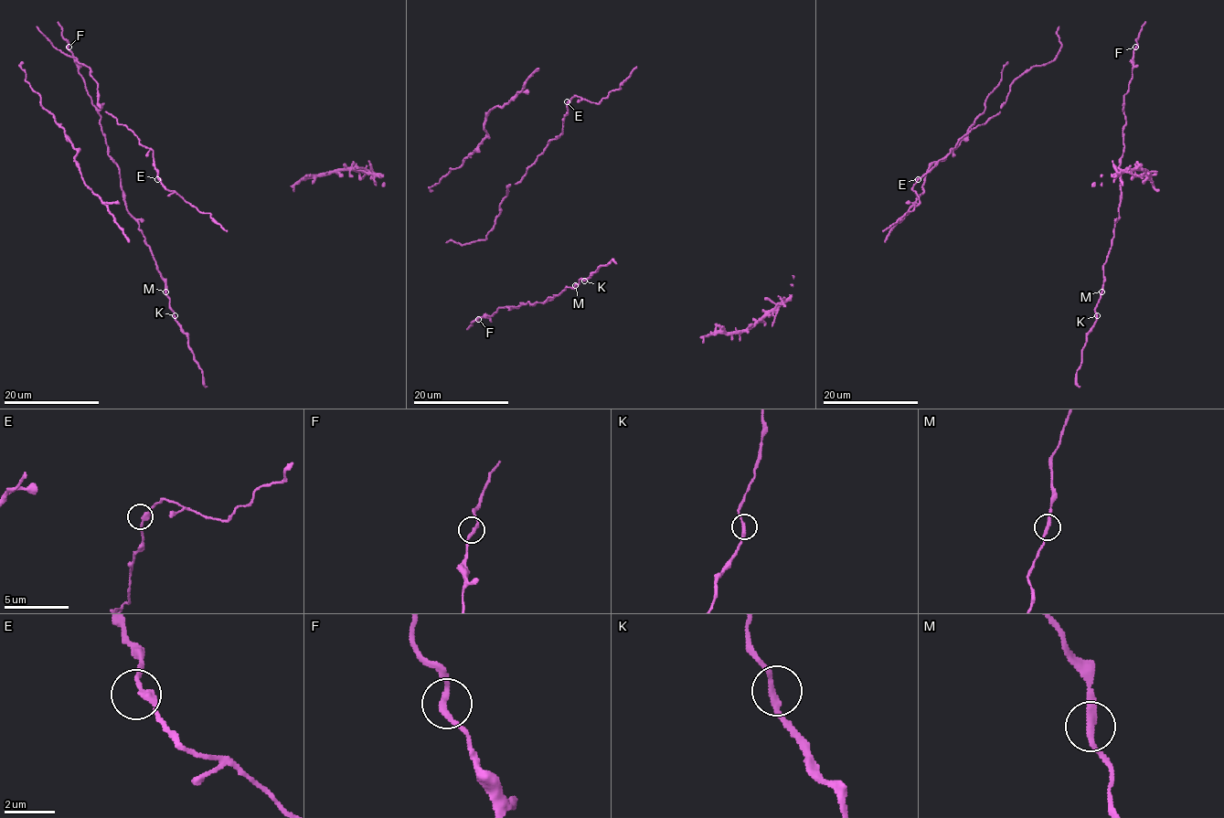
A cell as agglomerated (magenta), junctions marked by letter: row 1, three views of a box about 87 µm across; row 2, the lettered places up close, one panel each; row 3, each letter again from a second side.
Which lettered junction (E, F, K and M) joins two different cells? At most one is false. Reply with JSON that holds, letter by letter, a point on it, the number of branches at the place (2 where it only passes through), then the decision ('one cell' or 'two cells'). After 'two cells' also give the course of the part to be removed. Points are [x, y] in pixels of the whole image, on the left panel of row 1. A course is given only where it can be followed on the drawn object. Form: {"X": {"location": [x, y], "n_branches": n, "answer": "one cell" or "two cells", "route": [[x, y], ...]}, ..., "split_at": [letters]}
{"E": {"location": [157, 179], "n_branches": 2, "answer": "one cell"}, "F": {"location": [69, 47], "n_branches": 2, "answer": "one cell"}, "K": {"location": [175, 315], "n_branches": 2, "answer": "one cell"}, "M": {"location": [165, 292], "n_branches": 2, "answer": "one cell"}, "split_at": []}

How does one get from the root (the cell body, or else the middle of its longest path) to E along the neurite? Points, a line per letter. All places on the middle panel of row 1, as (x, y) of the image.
E: (471, 243), (486, 239), (506, 188), (518, 182), (548, 142), (561, 134), (567, 101)

